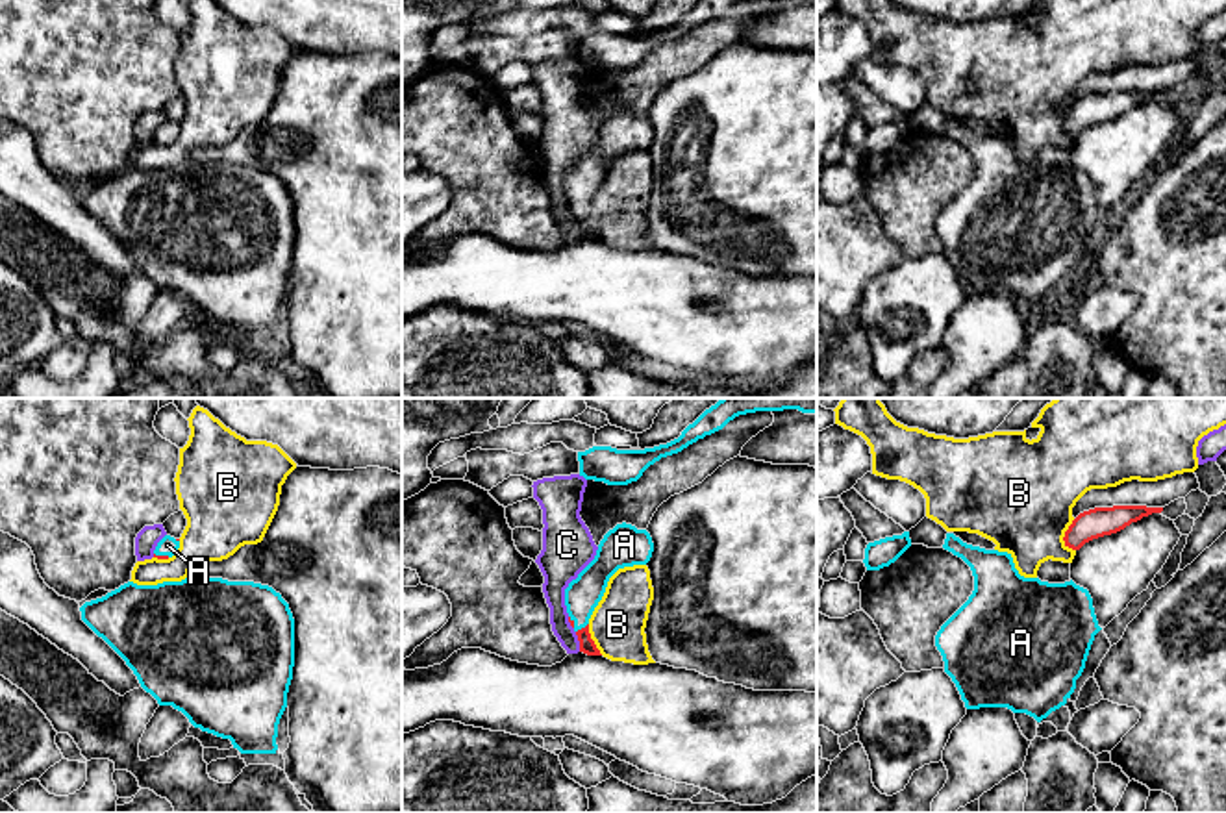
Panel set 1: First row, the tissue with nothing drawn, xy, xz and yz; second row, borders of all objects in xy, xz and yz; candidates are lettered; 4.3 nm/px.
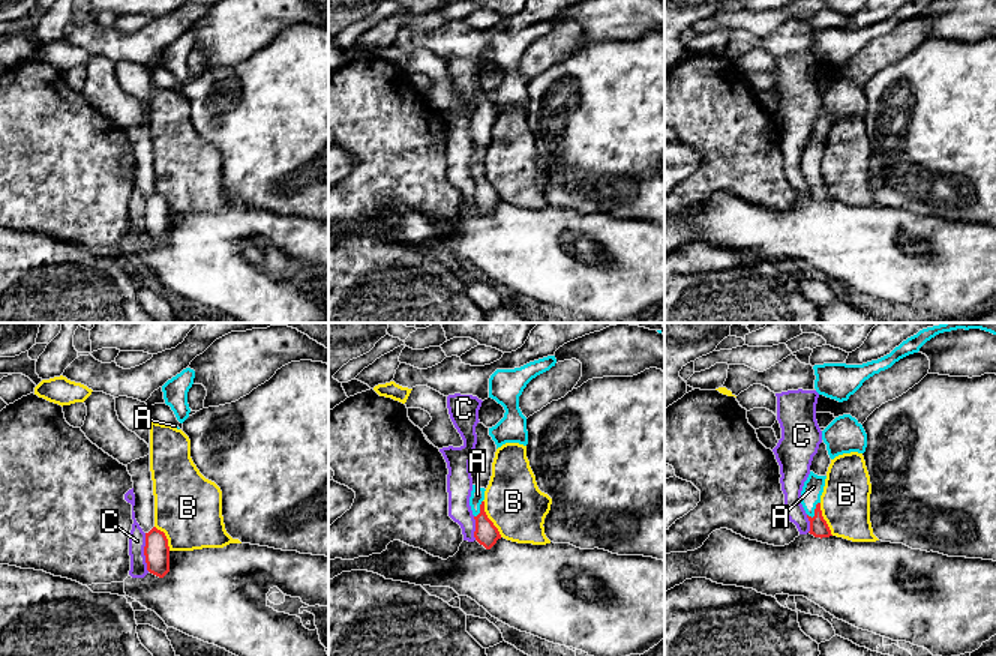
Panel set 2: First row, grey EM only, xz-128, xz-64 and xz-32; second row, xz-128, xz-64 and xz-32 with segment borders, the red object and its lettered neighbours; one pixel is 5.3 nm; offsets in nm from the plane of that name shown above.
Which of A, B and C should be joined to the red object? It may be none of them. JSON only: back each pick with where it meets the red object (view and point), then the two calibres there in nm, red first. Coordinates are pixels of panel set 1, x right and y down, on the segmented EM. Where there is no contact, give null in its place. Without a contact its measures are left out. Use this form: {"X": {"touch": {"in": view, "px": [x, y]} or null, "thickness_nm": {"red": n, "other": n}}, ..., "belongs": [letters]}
{"A": {"touch": {"in": "xz", "px": [582, 628]}, "thickness_nm": {"red": 70, "other": 150}}, "belongs": ["A"]}

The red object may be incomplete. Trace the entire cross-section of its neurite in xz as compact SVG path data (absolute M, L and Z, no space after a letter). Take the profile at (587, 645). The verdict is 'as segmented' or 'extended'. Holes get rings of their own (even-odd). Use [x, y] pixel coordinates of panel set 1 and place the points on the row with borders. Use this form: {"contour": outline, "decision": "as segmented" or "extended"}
{"contour": "M617 524L598 544L594 559L565 589L569 622L574 628L580 652L602 656L589 633L589 619L602 600L609 578L624 567L646 565L654 543L646 530L632 524Z", "decision": "extended"}

